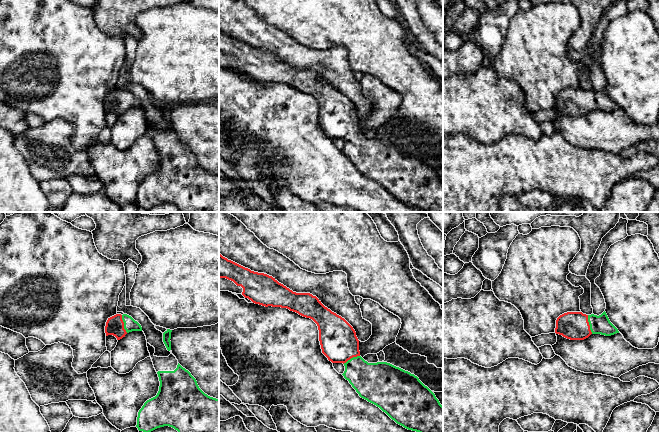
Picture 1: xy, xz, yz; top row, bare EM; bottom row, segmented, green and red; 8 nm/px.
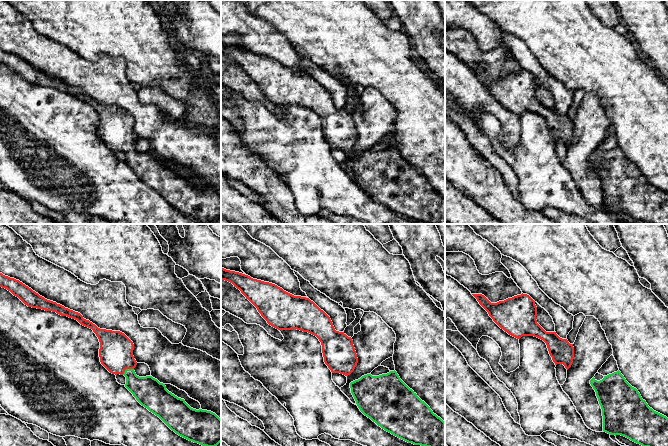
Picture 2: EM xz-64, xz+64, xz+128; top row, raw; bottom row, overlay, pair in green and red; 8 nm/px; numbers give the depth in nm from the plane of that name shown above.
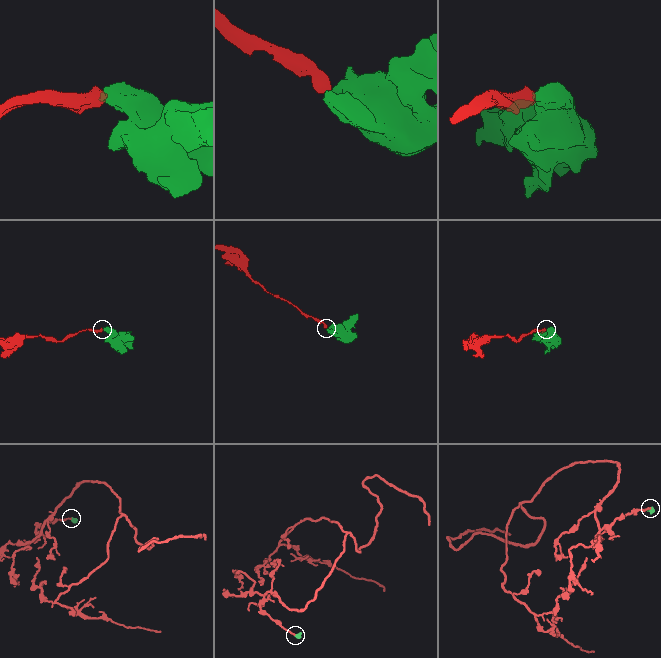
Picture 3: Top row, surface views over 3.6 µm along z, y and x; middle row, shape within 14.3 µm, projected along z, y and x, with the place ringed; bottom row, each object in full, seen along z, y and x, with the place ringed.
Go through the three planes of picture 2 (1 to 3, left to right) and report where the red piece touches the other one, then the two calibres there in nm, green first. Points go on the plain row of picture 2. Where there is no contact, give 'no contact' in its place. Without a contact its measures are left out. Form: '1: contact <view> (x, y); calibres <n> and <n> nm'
1: contact xz-64 (127, 145); calibres 240 and 280 nm
2: no contact
3: no contact

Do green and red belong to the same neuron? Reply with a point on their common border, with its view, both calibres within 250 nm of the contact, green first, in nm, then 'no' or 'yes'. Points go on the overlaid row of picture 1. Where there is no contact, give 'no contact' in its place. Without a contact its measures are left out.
yz (589, 324) | 150/220 nm | yes

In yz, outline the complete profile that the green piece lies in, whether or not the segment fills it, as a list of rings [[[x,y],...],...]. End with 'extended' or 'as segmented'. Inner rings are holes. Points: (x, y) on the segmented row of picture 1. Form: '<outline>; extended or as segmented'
[[[605,311],[599,316],[567,312],[557,318],[555,333],[570,340],[584,340],[591,334],[611,336],[619,331],[610,322]]]; extended

